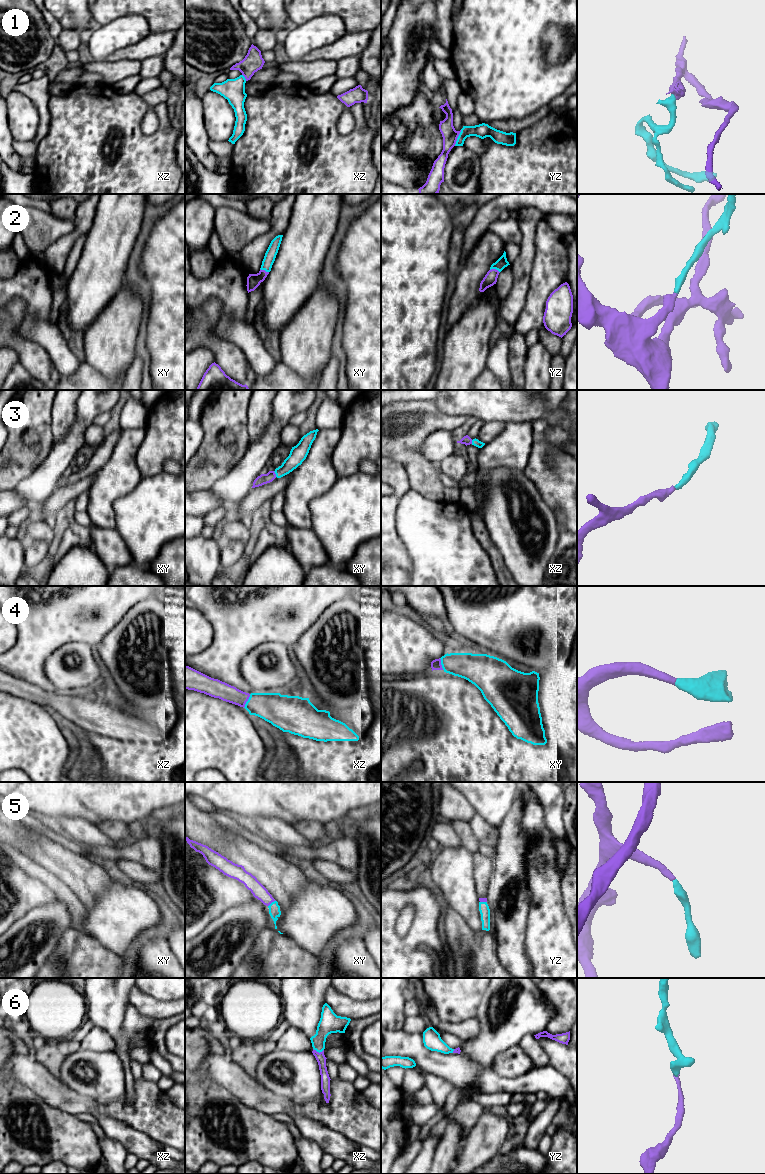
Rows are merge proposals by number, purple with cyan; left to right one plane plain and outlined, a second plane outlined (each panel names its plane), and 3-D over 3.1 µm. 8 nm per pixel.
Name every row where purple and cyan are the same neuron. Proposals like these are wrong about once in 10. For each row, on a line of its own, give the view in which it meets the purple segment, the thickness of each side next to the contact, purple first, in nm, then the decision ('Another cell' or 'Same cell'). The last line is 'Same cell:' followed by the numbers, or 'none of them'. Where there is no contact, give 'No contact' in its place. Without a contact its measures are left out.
1: Touches purple in yz. Thickness 120 nm (purple) against 120 nm. Same cell
2: Touches purple in yz. Thickness 100 nm (purple) against 90 nm. Same cell
3: Touches purple in xy. Thickness 80 nm (purple) against 140 nm. Same cell
4: Touches purple in xz. Thickness 140 nm (purple) against 240 nm. Same cell
5: Touches purple in xy. Thickness 110 nm (purple) against 100 nm. Same cell
6: Touches purple in xz. Thickness 80 nm (purple) against 160 nm. Same cell
Same cell: 1, 2, 3, 4, 5, 6

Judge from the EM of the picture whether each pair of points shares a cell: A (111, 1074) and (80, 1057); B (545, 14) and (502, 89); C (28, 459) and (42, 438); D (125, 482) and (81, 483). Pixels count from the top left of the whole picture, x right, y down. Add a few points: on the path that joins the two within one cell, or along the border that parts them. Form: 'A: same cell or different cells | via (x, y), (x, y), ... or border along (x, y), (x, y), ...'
A: same cell | via (103, 1074), (100, 1074), (88, 1062)
B: same cell | via (526, 33), (513, 52), (510, 70)
C: same cell | via (28, 454), (37, 443)
D: different cells | border along (96, 472), (93, 483), (87, 491)

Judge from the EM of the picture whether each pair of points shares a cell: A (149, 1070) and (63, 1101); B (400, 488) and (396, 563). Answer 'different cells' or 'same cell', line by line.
A: different cells
B: same cell

